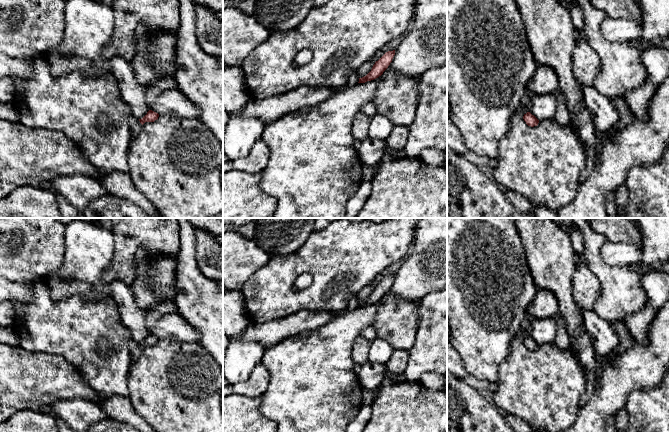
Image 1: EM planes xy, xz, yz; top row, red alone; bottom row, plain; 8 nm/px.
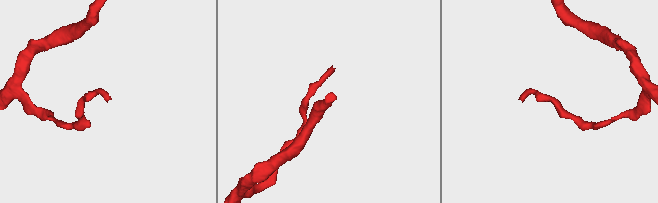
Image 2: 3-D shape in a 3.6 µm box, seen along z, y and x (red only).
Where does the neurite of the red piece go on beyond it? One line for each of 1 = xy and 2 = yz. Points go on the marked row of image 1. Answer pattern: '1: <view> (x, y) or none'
1: none
2: none

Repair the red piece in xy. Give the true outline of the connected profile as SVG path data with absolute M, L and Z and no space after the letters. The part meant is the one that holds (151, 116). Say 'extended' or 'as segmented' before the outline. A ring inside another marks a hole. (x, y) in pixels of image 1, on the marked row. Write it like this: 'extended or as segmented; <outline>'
as segmented; M149 110L142 119L139 119L139 121L143 125L145 122L154 122L155 120L158 119L158 117L159 117L158 113Z

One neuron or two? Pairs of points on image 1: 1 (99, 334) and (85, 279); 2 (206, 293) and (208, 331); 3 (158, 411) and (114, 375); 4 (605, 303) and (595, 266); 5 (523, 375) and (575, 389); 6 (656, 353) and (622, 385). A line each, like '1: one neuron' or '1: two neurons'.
1: two neurons
2: one neuron
3: two neurons
4: one neuron
5: one neuron
6: one neuron

